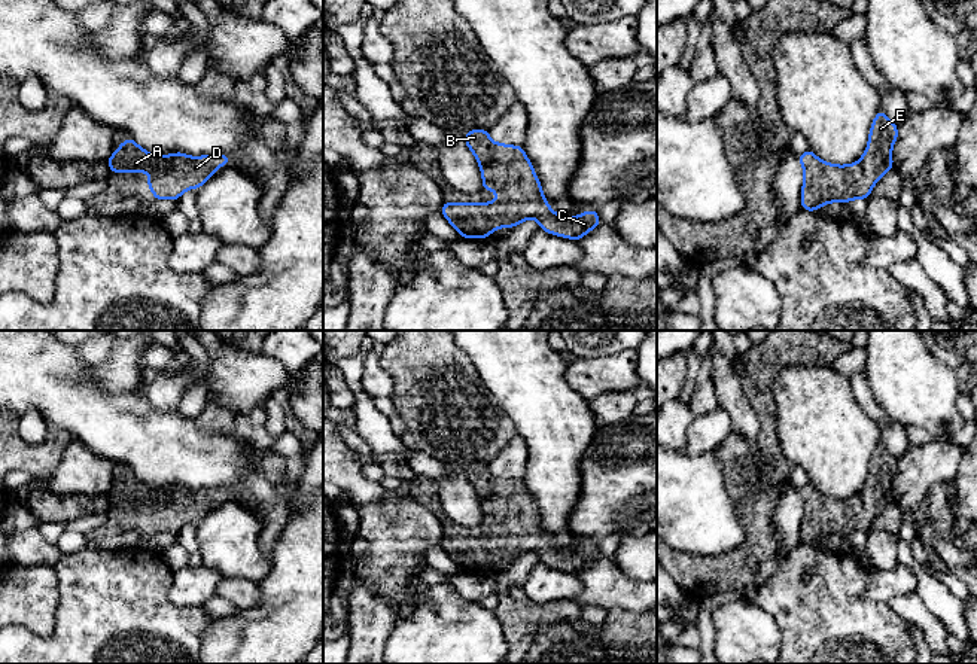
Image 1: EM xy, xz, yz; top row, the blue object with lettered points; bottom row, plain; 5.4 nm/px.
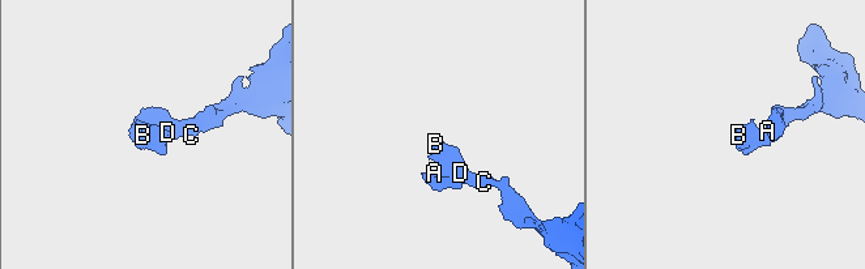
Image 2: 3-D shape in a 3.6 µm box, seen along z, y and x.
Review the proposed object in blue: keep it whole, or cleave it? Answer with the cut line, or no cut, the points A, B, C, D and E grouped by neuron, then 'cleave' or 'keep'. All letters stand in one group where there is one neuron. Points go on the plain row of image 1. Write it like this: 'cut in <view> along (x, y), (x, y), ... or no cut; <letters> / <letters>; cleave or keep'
no cut; A B C D E; keep

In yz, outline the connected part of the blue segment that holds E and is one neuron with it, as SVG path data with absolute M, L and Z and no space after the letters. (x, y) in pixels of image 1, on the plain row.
M879 444L871 457L868 478L859 494L836 499L819 493L810 482L798 488L803 499L801 540L815 546L828 536L868 533L871 521L894 502L892 479L898 460Z

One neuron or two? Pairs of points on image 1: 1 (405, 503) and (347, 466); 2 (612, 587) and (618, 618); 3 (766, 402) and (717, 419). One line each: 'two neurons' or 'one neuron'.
1: two neurons
2: two neurons
3: two neurons

